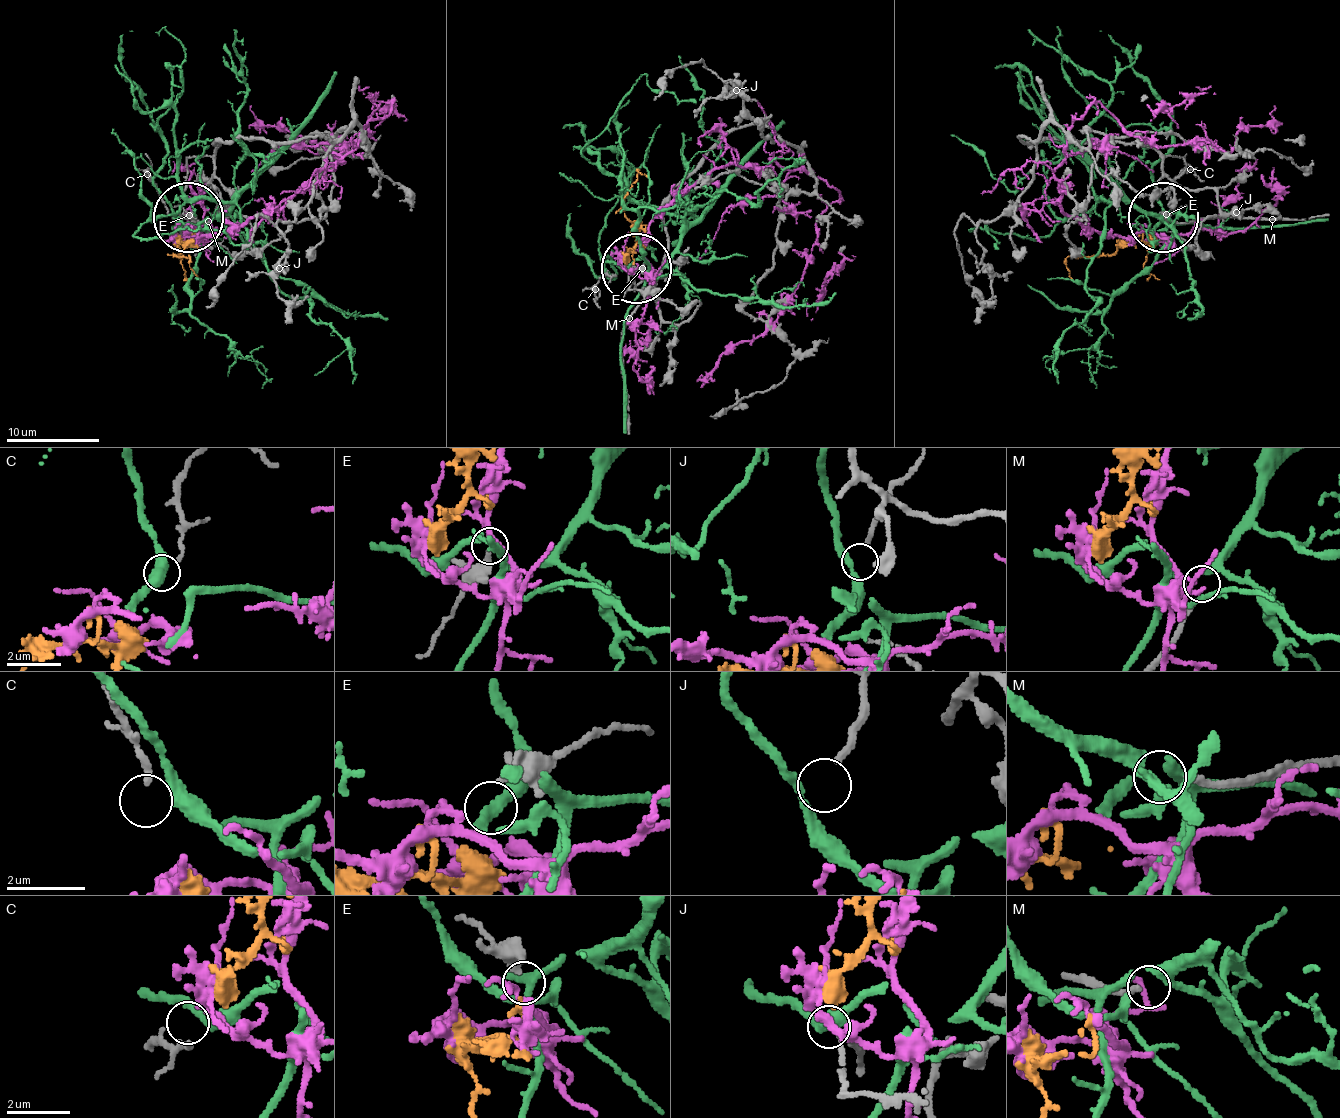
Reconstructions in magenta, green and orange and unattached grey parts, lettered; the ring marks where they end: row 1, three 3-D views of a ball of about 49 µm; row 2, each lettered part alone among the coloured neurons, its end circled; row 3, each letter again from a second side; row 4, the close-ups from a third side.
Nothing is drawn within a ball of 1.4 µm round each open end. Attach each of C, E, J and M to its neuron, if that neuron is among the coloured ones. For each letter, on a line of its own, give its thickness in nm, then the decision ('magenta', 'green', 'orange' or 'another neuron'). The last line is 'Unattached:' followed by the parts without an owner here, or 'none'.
C: calibre 160 nm; green
E: calibre 320 nm; magenta
J: calibre 160 nm; another neuron
M: calibre 170 nm; another neuron
Unattached: J, M

